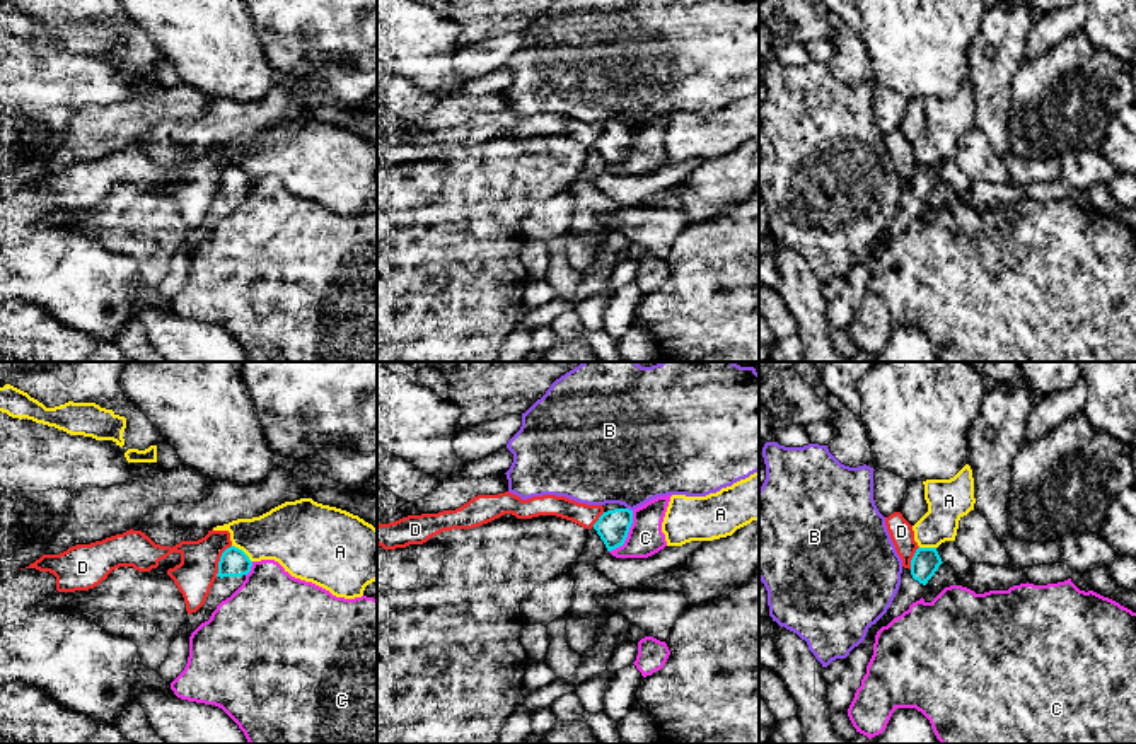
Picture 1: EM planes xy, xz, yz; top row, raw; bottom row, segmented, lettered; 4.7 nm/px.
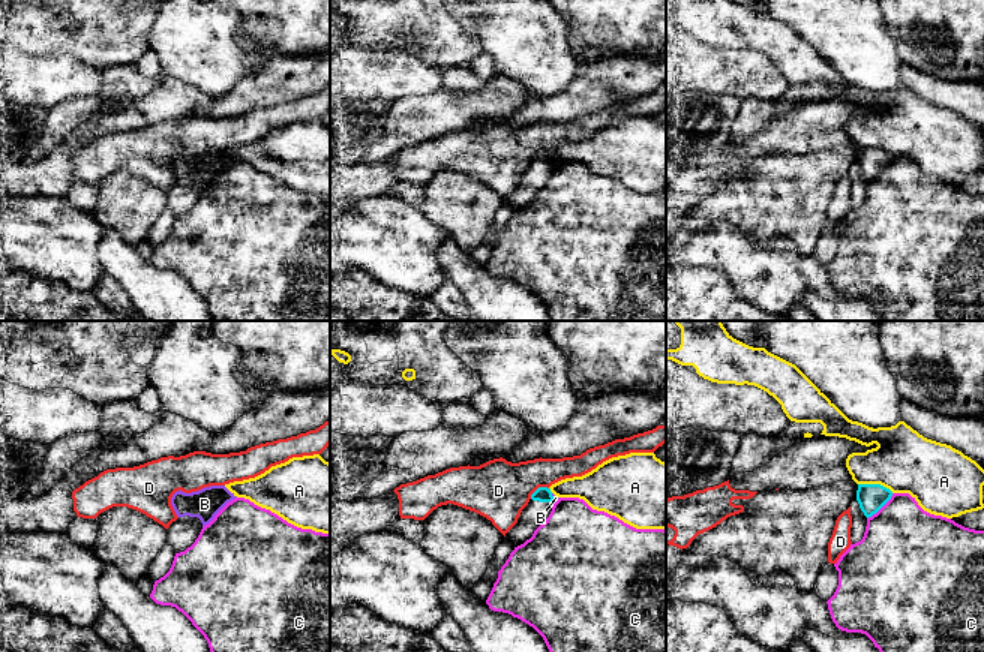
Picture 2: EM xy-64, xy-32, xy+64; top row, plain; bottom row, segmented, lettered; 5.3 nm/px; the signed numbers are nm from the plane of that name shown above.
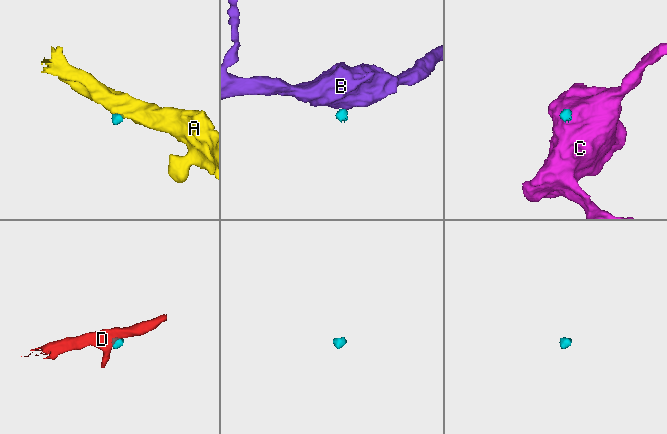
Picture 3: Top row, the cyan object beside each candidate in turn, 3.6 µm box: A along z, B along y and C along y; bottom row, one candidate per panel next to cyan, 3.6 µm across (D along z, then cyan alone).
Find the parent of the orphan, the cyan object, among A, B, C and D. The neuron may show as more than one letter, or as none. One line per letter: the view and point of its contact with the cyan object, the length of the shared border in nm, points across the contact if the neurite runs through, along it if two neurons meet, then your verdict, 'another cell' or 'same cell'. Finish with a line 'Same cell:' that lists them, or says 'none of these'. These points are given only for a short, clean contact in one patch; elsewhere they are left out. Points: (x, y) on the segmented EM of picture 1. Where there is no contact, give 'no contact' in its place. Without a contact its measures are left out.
A: contact xy (243, 552); length 130 nm; border xy (232, 545), (251, 562); another cell
B: contact xz (628, 509); length 40 nm; border xz (626, 507), (631, 511); another cell
C: contact xz (626, 534); length 240 nm; border xz (633, 511), (626, 540), (609, 552); another cell
D: contact xy (220, 560); length 170 nm; border xy (231, 545), (222, 553), (215, 575); another cell
Same cell: none of these

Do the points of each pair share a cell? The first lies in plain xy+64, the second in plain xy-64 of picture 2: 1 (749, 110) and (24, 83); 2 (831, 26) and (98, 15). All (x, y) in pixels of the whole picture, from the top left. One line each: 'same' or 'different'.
1: different
2: different

